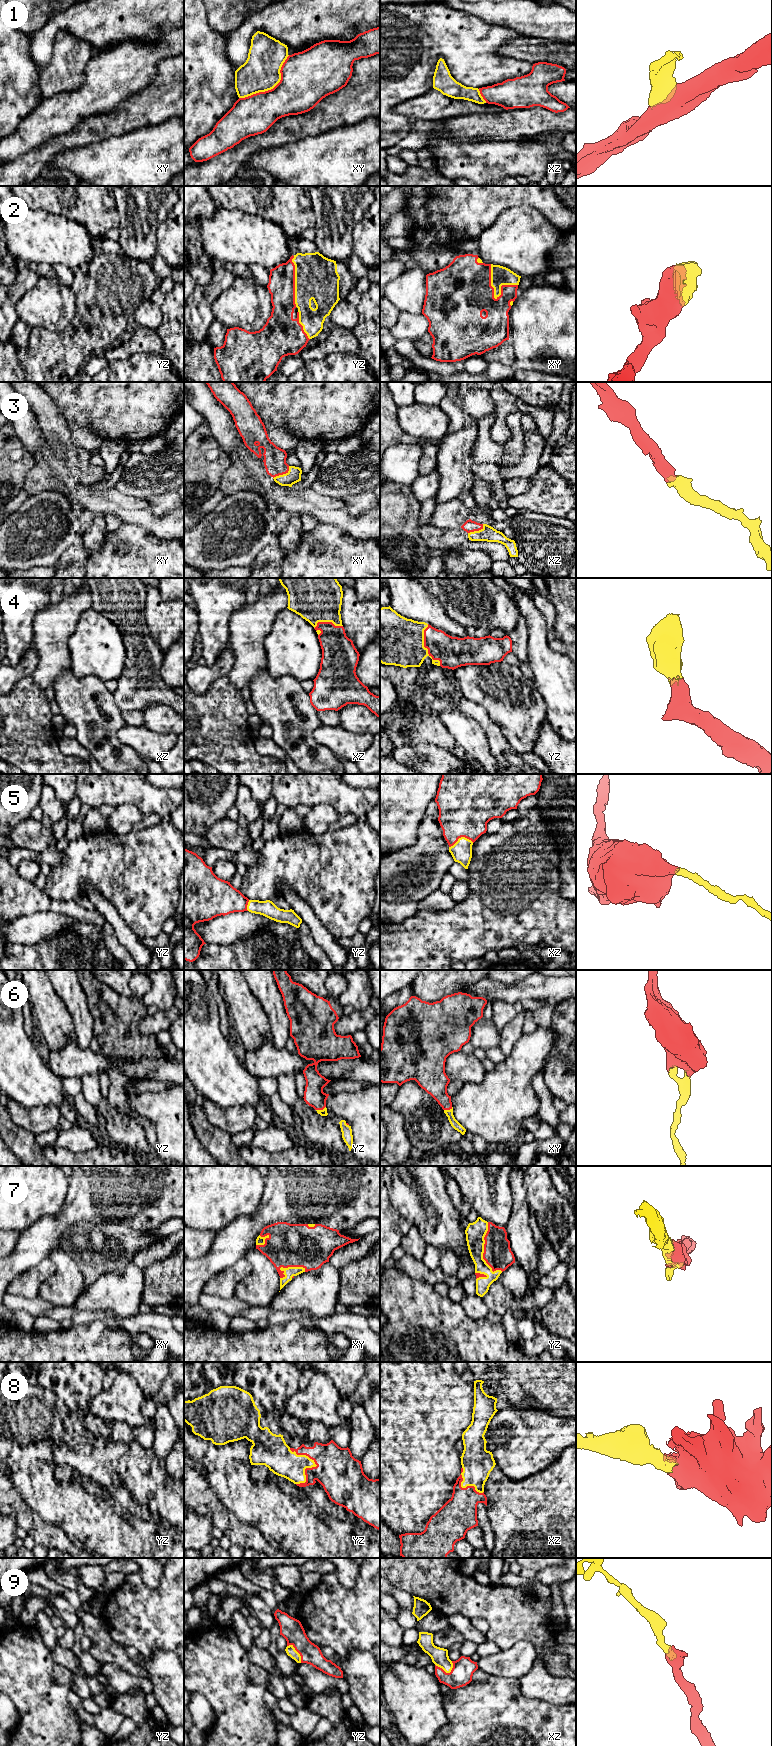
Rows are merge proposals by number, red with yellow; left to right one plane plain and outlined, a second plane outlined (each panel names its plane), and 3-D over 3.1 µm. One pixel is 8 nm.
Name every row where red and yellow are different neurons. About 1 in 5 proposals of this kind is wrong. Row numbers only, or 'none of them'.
1

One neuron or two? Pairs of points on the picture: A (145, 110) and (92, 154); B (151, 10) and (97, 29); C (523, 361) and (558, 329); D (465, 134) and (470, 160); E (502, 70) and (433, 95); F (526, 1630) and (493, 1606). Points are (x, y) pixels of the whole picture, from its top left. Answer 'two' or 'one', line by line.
A: two
B: one
C: one
D: two
E: two
F: one

